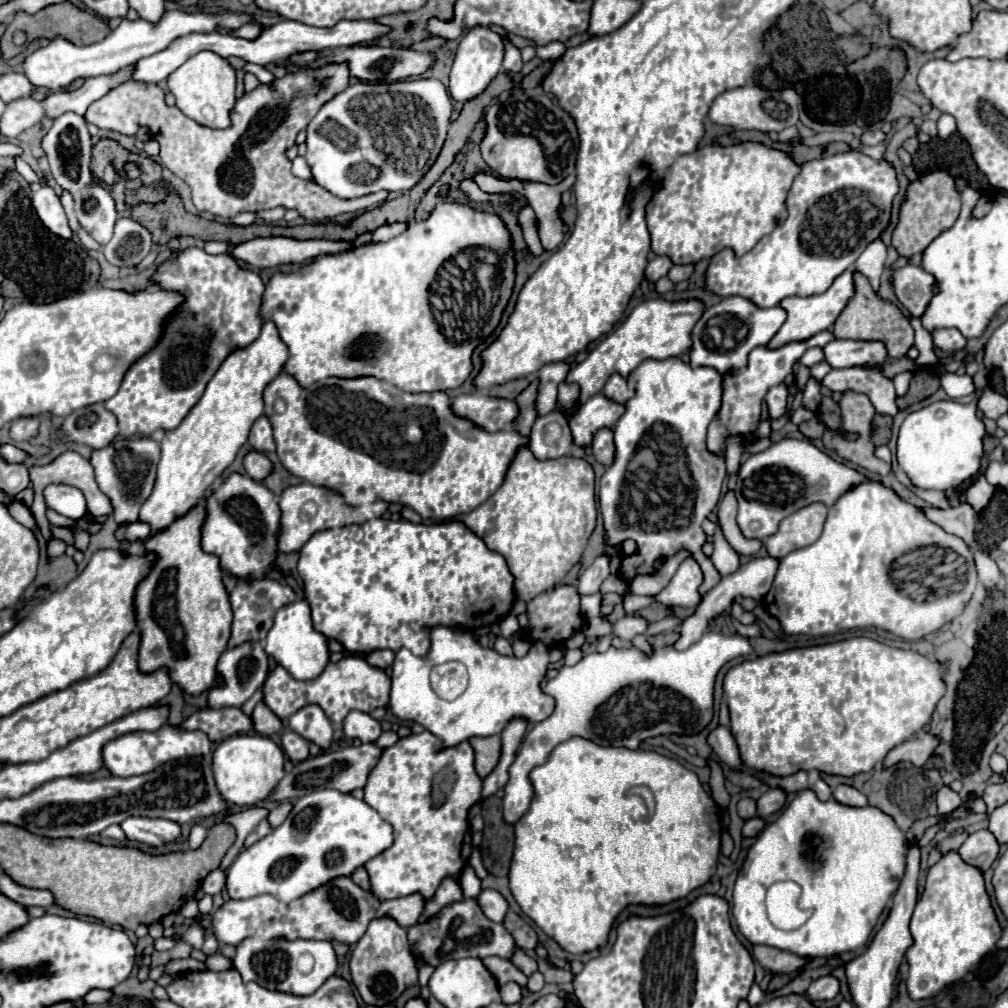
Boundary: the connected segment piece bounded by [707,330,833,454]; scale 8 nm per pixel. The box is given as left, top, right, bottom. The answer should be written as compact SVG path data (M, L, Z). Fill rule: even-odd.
M819 332L807 340L801 340L801 342L789 342L781 348L767 348L767 346L759 346L755 348L751 354L749 354L749 364L745 370L739 370L731 376L725 376L723 378L723 406L721 406L721 412L719 416L713 420L713 424L709 426L709 434L707 434L707 446L711 452L717 452L717 454L725 454L725 438L729 434L749 434L757 422L759 422L759 414L761 414L761 402L767 394L767 390L779 382L785 380L785 376L789 372L793 372L793 366L801 360L801 356L809 350L809 348L823 348L827 342L833 340L833 334L831 332Z

